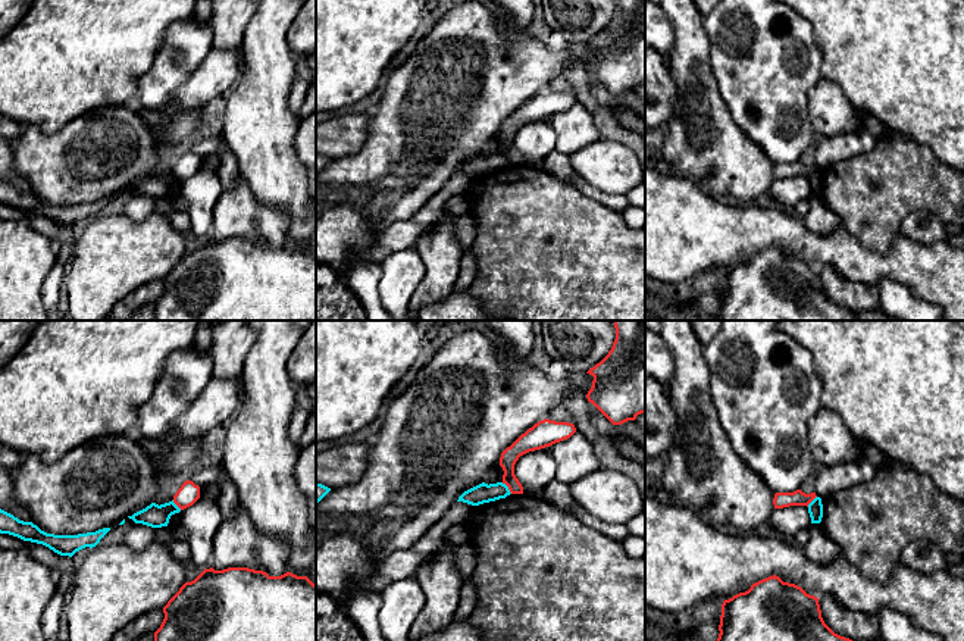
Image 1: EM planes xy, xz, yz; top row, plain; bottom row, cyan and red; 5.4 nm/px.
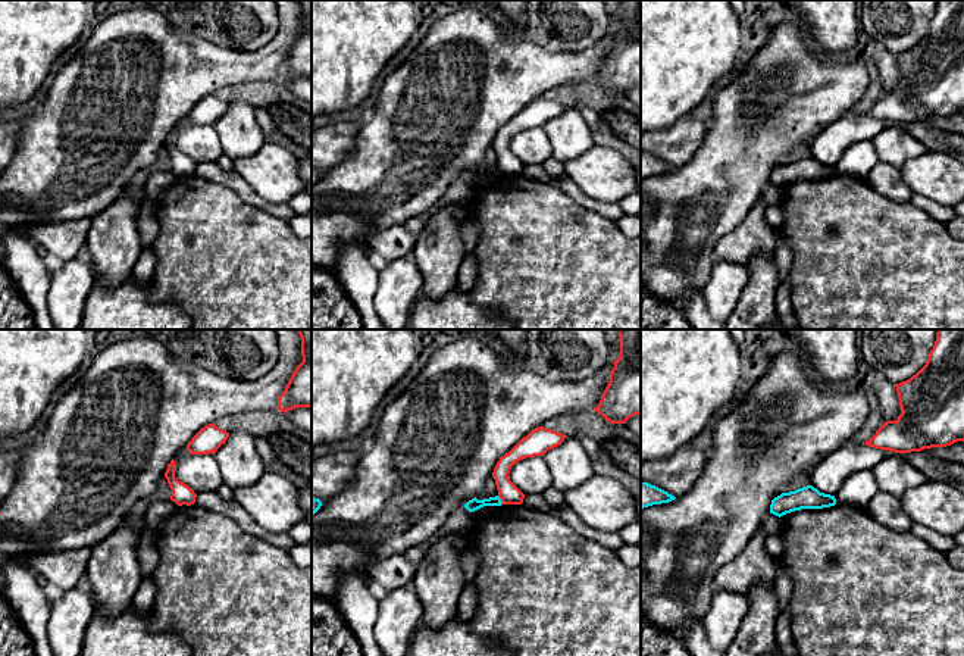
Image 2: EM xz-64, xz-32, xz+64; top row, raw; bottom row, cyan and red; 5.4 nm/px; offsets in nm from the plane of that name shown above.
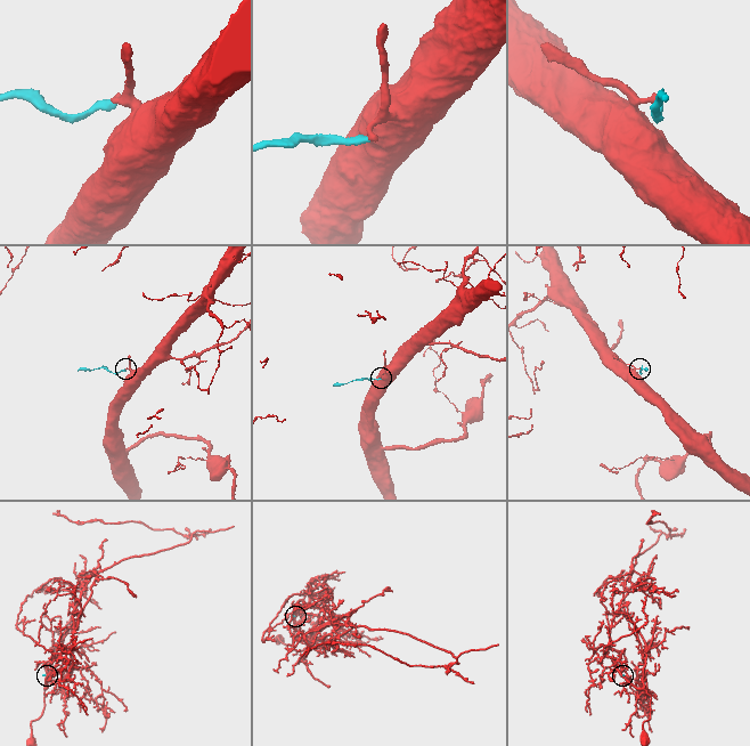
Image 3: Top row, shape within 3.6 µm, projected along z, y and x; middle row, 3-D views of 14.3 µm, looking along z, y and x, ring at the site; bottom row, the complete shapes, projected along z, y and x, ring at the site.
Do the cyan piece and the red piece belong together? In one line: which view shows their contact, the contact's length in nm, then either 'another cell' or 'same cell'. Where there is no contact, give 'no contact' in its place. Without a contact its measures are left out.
xz | 90 nm | another cell

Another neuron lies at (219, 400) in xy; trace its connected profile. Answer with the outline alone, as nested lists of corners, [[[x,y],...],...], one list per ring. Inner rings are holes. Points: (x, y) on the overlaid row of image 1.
[[[213,378],[193,401],[185,415],[173,423],[170,435],[163,443],[141,437],[137,437],[137,440],[162,473],[169,451],[179,441],[207,434],[215,426],[231,420],[240,410],[240,406],[240,384],[234,379]]]

